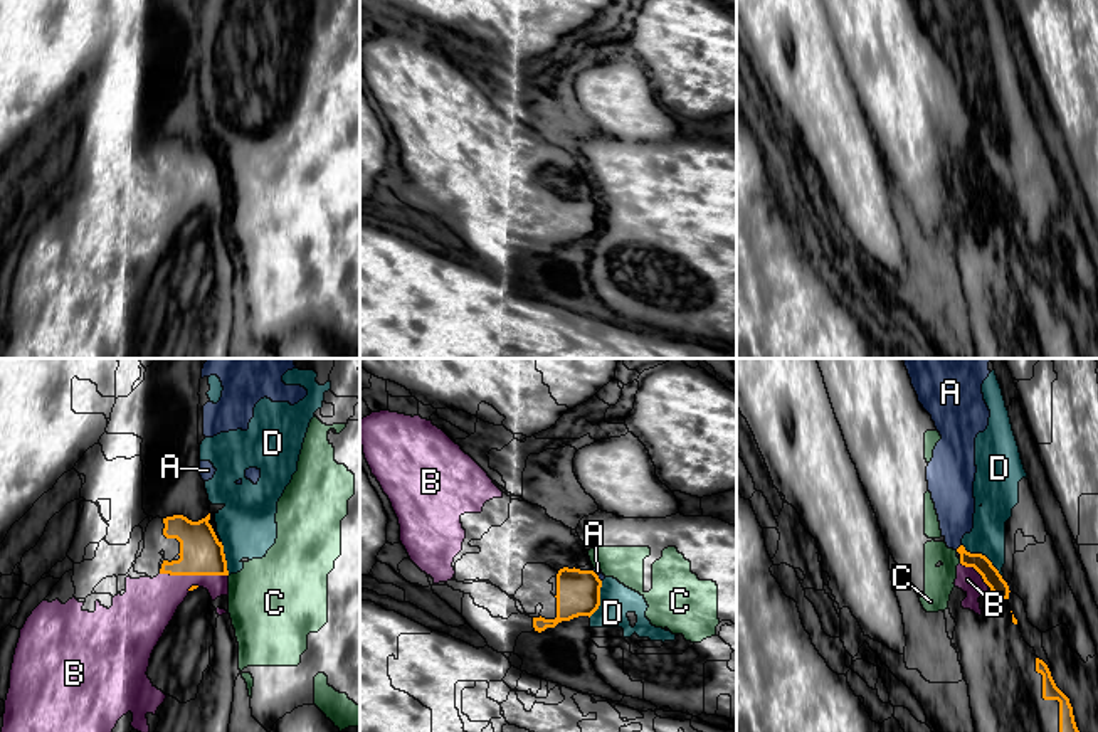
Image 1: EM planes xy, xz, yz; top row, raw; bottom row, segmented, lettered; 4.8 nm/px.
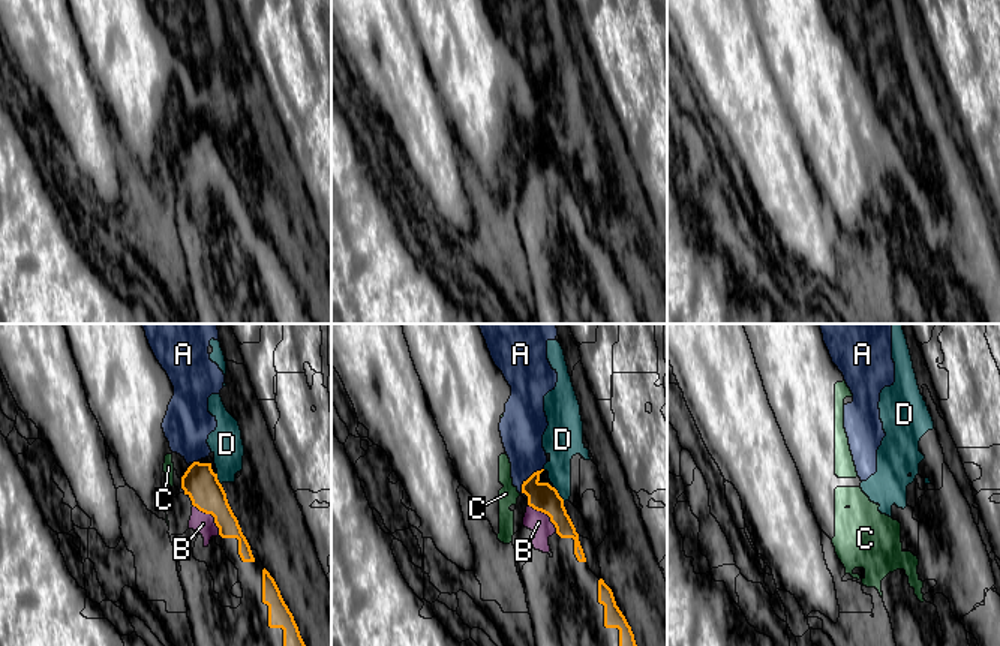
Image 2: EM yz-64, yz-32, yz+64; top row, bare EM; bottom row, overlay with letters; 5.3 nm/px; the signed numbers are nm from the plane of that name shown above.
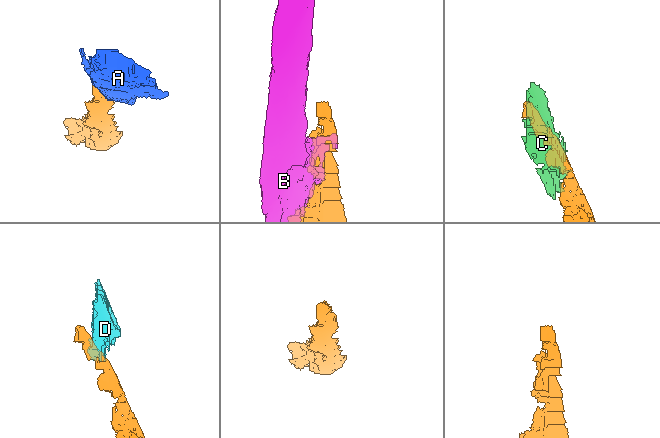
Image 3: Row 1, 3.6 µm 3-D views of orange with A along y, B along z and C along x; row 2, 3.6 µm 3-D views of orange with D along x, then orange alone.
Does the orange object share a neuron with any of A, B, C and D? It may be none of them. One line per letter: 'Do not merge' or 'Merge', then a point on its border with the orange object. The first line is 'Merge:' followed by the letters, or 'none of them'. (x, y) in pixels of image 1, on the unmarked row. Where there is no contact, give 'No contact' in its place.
Merge: B
A: Do not merge. Touches orange at yz (959, 170)
B: Merge. Touches orange at xy (194, 197)
C: Do not merge. Touches orange at yz (960, 184)
D: Do not merge. Touches orange at yz (981, 177)

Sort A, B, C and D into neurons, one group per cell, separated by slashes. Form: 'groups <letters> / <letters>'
groups A C D / B

